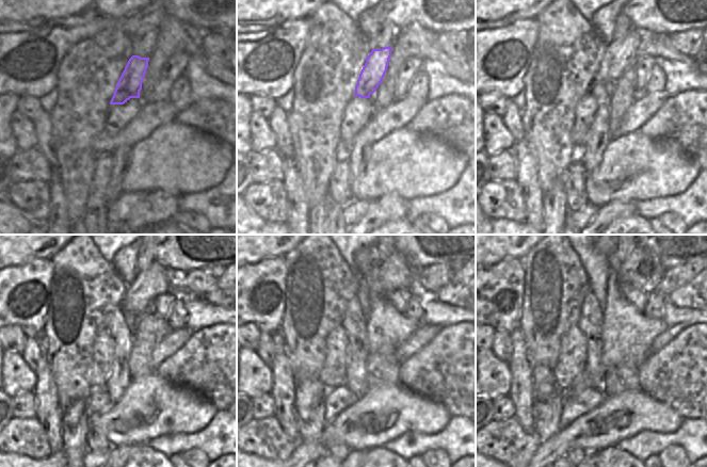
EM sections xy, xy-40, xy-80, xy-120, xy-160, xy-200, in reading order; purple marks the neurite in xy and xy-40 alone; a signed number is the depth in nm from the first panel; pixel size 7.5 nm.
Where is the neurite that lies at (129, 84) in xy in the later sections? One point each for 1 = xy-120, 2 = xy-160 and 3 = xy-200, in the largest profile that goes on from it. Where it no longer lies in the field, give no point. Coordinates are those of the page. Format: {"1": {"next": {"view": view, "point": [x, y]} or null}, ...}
{"1": {"next": {"view": "xy-120", "point": [155, 280]}}, "2": {"next": {"view": "xy-160", "point": [396, 273]}}, "3": {"next": {"view": "xy-200", "point": [642, 269]}}}

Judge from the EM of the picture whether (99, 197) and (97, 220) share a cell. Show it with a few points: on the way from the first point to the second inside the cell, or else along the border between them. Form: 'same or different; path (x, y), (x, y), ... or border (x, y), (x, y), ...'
same; path (99, 203), (97, 214)

